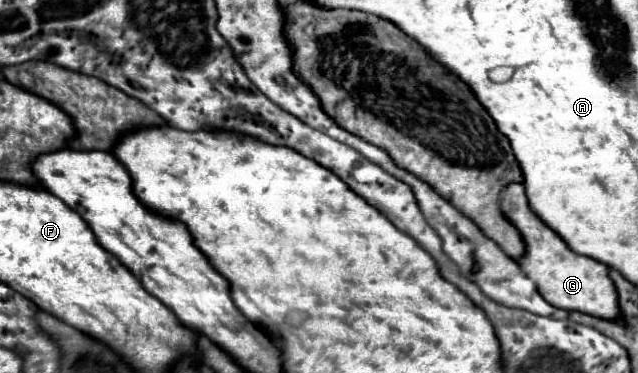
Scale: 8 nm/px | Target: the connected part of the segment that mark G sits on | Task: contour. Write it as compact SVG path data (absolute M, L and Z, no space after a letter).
M509 184L505 188L503 196L503 214L511 220L511 224L523 234L527 254L519 262L525 276L529 276L541 296L549 300L549 304L563 308L563 310L577 310L595 318L607 318L613 322L613 318L621 318L621 308L617 306L617 292L609 278L609 268L589 256L575 254L565 240L555 234L529 206L529 200L525 196L525 188L521 184Z

